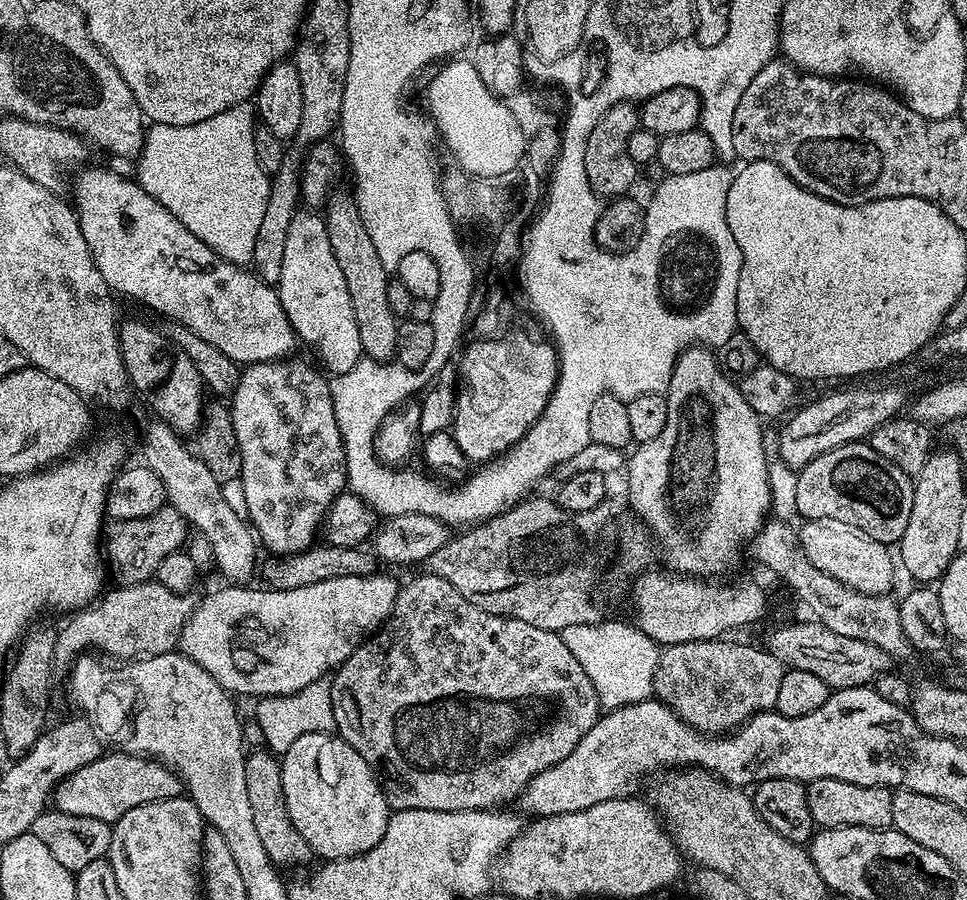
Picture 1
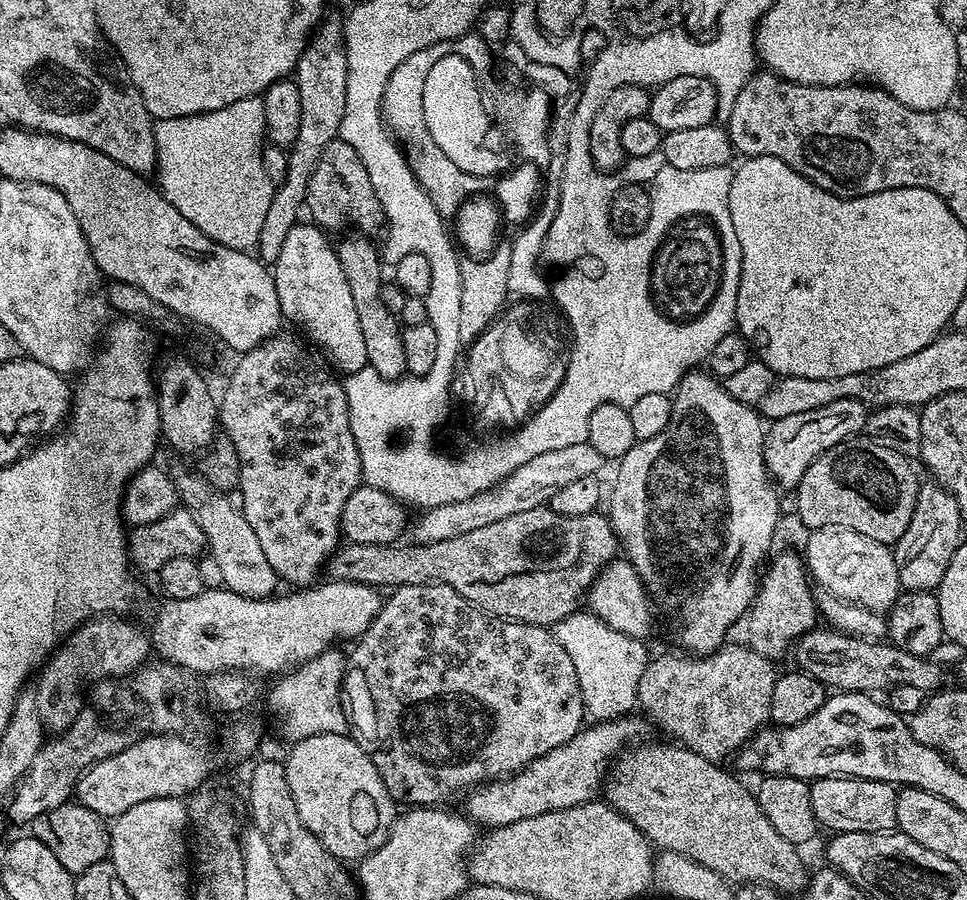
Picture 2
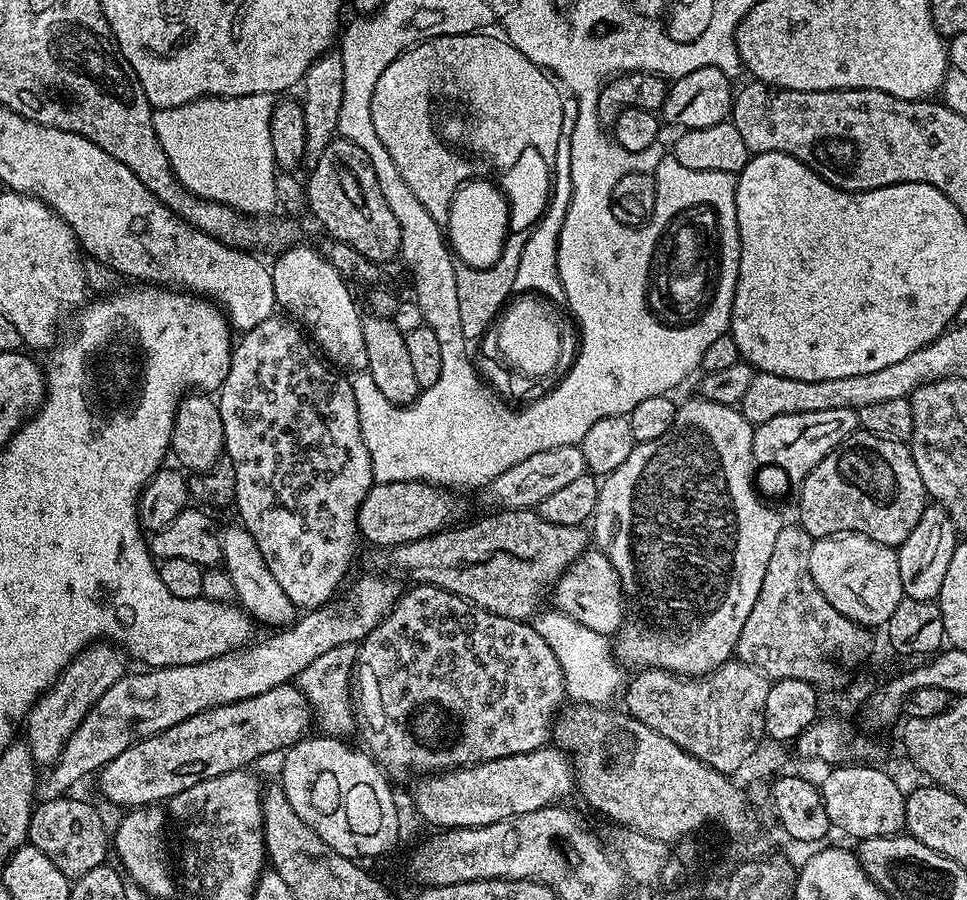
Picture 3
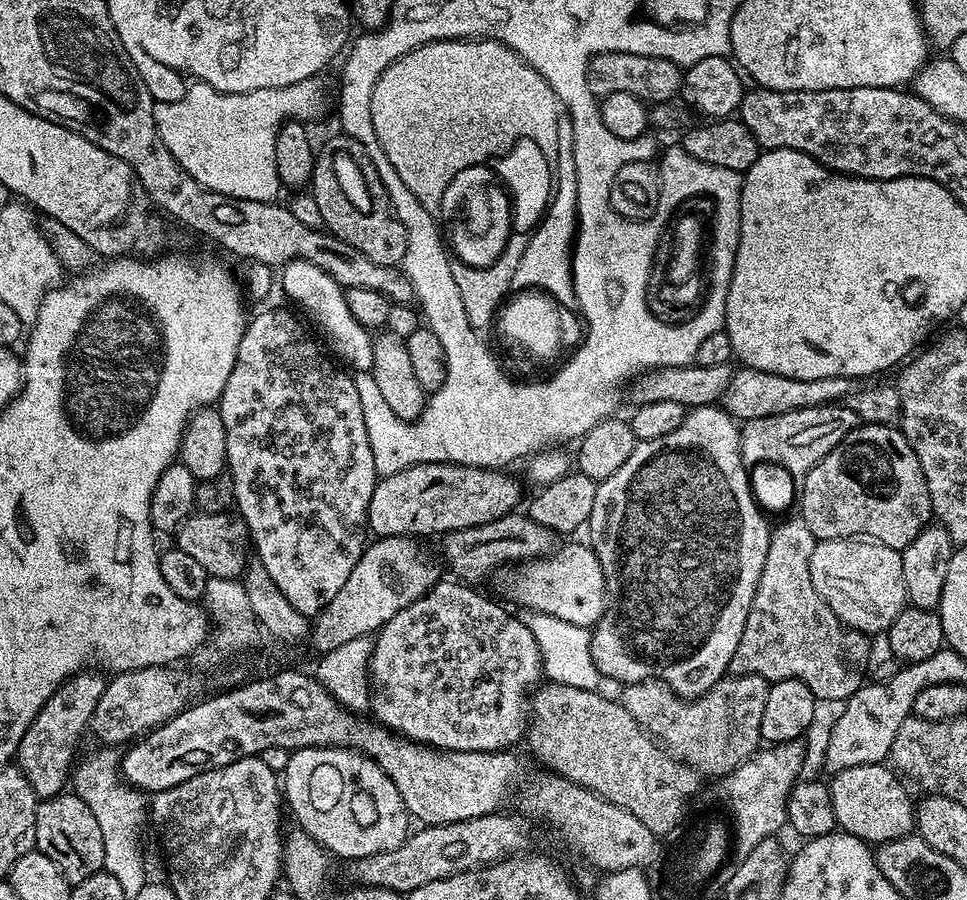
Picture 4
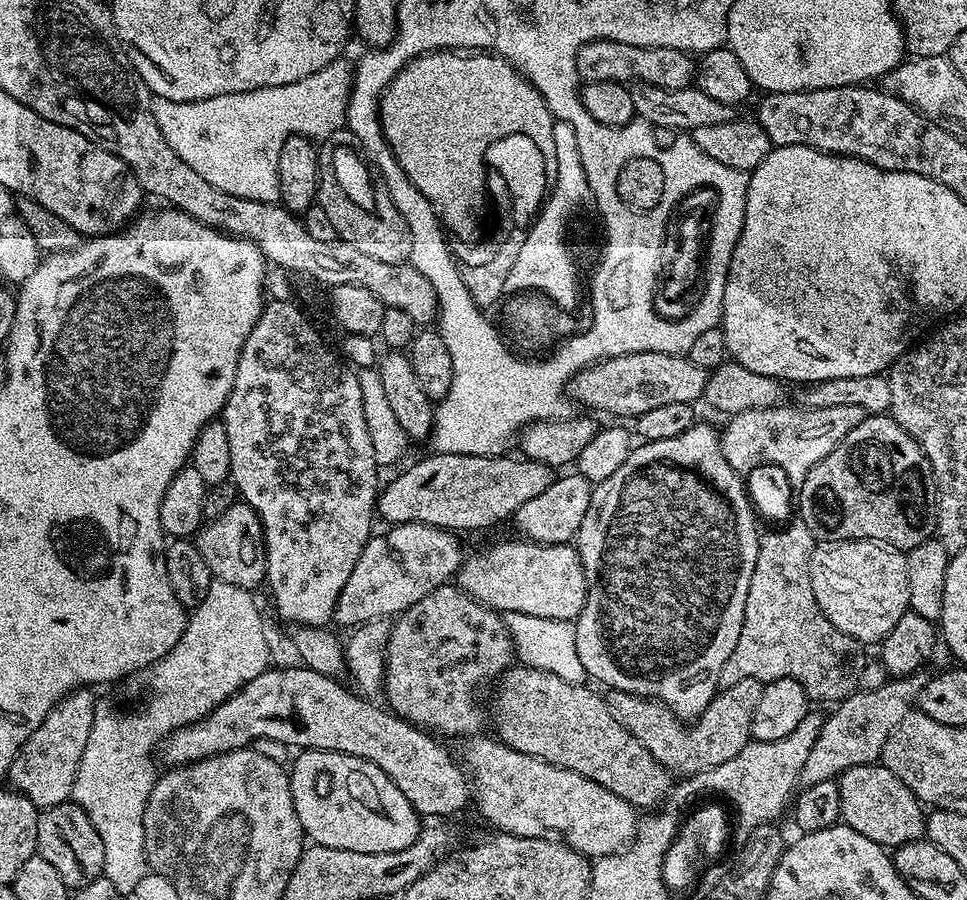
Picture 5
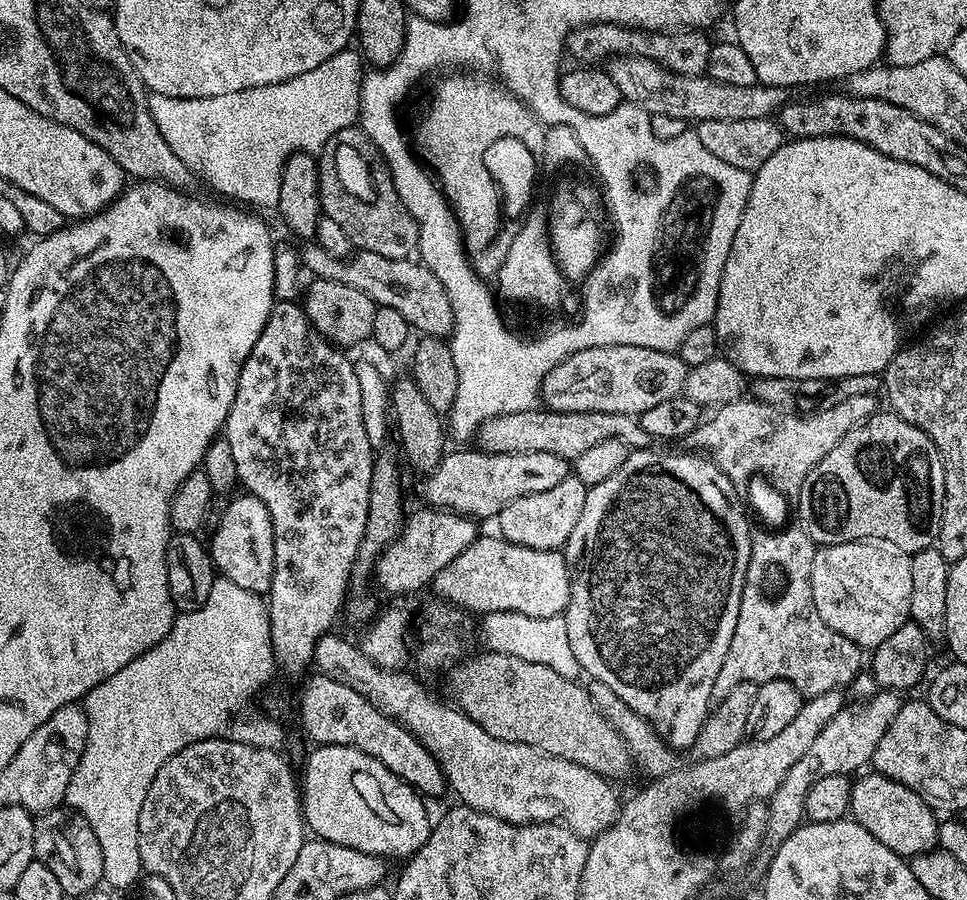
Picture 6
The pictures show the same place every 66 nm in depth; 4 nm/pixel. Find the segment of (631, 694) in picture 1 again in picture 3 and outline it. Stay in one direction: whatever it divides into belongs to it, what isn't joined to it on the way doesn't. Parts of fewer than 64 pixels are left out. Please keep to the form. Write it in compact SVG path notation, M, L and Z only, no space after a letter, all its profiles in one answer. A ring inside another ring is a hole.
M551 611L537 612L530 623L534 630L538 630L538 634L542 634L542 638L546 638L546 646L554 650L554 658L558 658L558 666L562 666L567 695L571 699L573 696L573 701L581 704L611 705L612 699L615 696L617 699L625 683L626 672L614 655L609 637L590 630L590 626L582 626L582 622L574 622L574 618L570 618L564 612Z

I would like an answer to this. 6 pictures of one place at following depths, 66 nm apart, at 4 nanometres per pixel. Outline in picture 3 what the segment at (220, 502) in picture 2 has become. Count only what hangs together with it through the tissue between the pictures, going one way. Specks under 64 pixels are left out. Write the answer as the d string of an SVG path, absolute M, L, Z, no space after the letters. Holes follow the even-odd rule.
M243 526L235 527L220 532L222 567L232 583L235 603L255 621L262 620L266 624L280 624L279 626L291 625L298 616L296 605L290 602L290 598L286 598L274 574L270 574L270 566L266 566L266 558L262 558L262 550L258 550L258 542L254 542L254 538Z

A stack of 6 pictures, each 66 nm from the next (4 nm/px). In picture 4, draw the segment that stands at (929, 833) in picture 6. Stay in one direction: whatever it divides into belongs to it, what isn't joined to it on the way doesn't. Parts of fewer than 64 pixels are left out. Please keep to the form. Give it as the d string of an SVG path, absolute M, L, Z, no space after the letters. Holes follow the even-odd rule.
M887 763L850 766L850 770L835 773L831 777L828 789L830 802L834 802L834 818L839 831L849 832L851 836L864 840L869 846L879 846L903 836L913 835L916 826L916 809L914 799L912 800L911 794L904 789L903 783L905 784L905 781Z

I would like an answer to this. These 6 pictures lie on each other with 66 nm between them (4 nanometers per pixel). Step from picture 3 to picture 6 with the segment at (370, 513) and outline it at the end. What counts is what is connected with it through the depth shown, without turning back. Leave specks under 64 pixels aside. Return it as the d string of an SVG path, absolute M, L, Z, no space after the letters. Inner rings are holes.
M449 451L440 459L440 465L423 477L424 485L420 492L424 495L423 503L437 510L456 512L459 516L471 516L477 521L491 521L500 512L510 506L514 498L526 494L542 494L542 490L551 490L570 475L569 461L558 458L558 454L494 454L493 452L452 452Z

